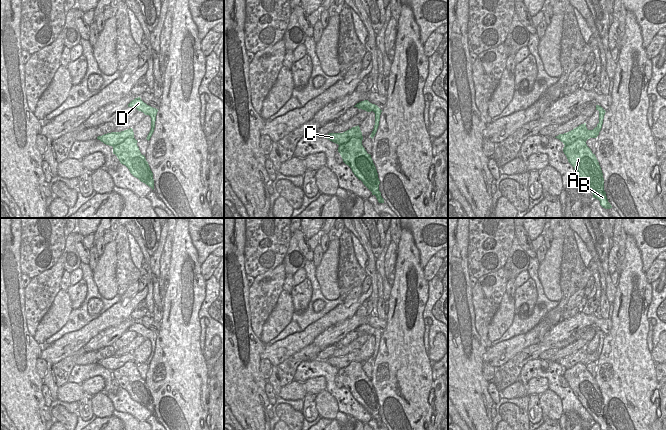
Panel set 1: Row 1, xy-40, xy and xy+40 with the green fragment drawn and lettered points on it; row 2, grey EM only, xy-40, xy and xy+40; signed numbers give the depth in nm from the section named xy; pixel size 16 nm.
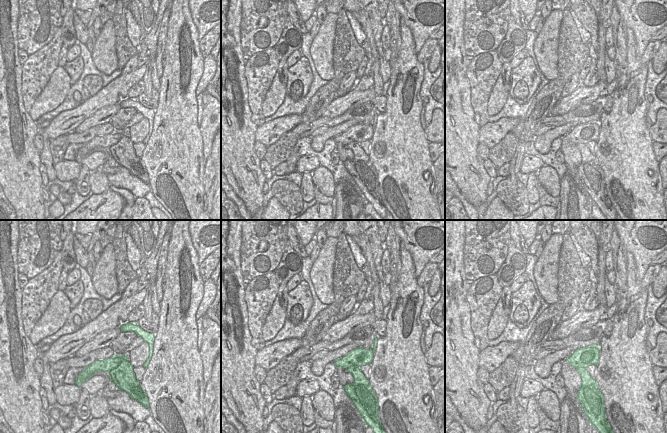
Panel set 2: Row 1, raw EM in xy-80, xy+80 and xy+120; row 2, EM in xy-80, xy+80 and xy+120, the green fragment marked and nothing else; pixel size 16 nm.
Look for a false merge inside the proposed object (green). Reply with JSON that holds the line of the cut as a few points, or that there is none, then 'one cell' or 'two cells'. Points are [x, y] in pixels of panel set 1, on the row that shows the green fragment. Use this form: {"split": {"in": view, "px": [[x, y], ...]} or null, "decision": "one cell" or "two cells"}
{"split": {"in": "xy", "px": [[362, 138], [351, 138], [339, 145]]}, "decision": "two cells"}

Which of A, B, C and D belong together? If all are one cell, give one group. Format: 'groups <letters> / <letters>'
groups A B / C D

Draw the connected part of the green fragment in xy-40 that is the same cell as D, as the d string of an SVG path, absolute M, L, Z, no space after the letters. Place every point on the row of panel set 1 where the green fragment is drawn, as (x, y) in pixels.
M140 97L135 98L134 100L132 100L129 104L128 107L134 107L136 108L138 111L143 112L145 115L149 115L151 117L151 130L147 136L147 140L149 141L153 132L154 132L154 128L155 128L155 121L156 121L156 115L158 112L158 109L153 108L149 105L147 105L146 103L144 103Z

